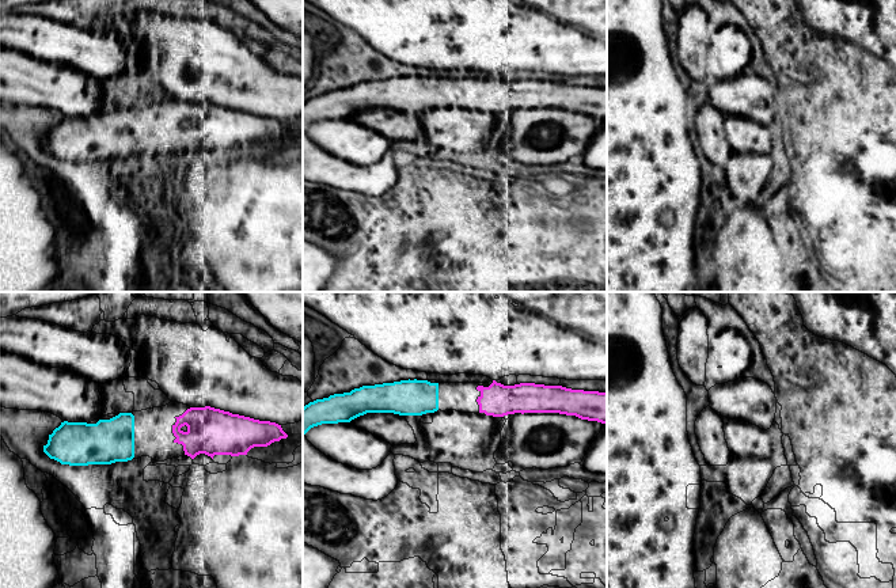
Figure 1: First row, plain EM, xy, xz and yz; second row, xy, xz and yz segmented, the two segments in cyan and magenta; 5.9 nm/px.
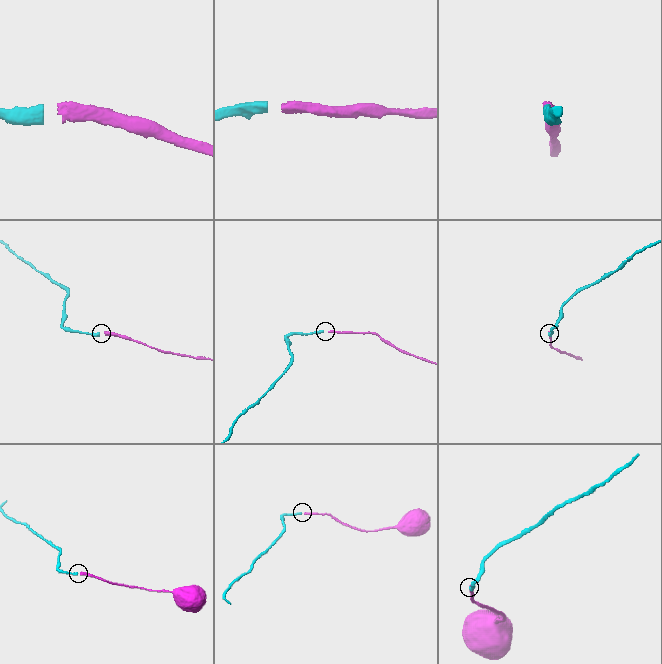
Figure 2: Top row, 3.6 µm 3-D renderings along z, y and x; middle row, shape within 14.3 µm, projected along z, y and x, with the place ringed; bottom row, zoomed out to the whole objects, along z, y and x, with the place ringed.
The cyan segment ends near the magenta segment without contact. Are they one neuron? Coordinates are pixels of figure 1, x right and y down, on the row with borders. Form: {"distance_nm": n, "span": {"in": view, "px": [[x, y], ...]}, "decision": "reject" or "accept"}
{"distance_nm": 240, "span": {"in": "xy", "px": [[133, 425], [173, 425]]}, "decision": "accept"}

